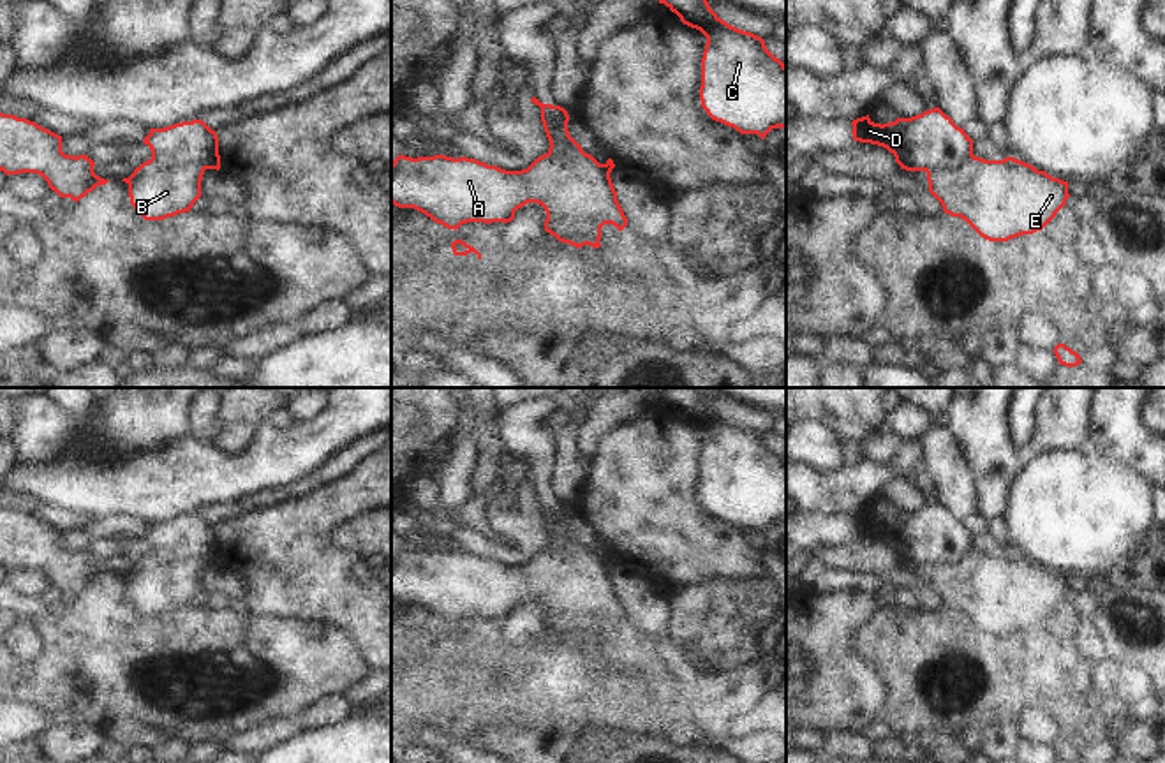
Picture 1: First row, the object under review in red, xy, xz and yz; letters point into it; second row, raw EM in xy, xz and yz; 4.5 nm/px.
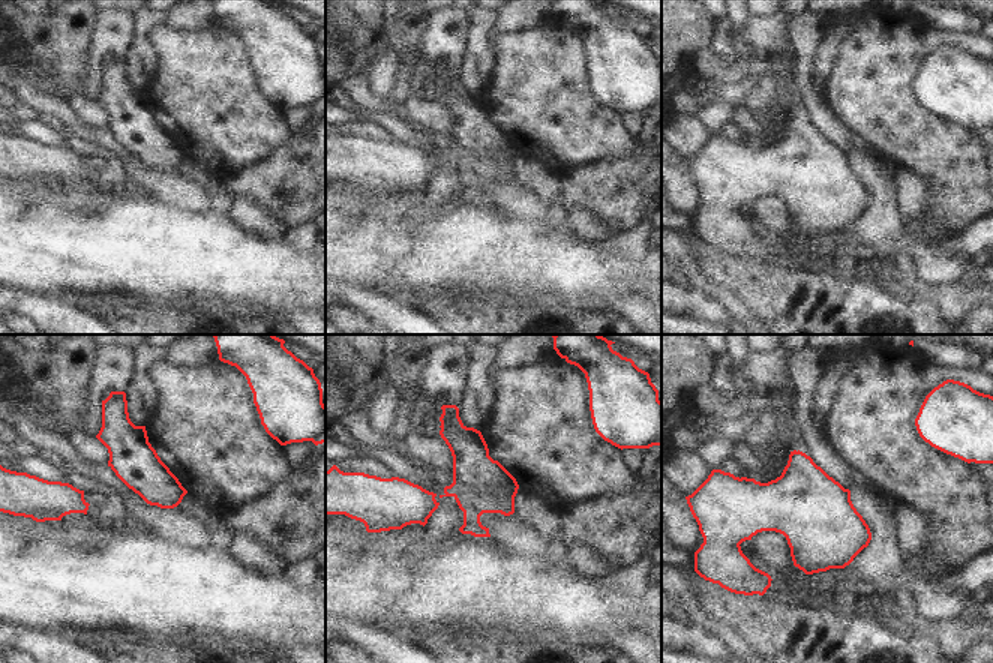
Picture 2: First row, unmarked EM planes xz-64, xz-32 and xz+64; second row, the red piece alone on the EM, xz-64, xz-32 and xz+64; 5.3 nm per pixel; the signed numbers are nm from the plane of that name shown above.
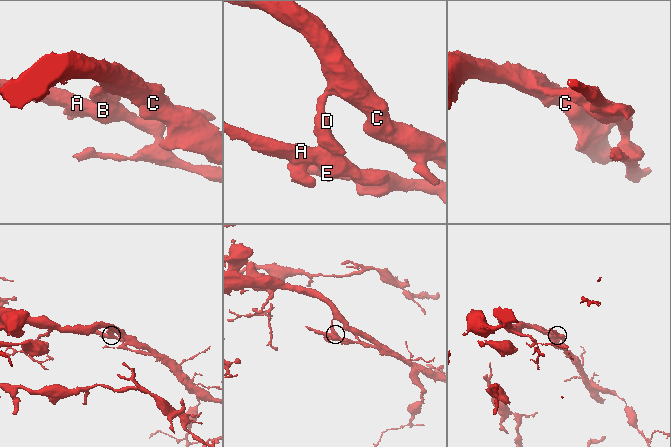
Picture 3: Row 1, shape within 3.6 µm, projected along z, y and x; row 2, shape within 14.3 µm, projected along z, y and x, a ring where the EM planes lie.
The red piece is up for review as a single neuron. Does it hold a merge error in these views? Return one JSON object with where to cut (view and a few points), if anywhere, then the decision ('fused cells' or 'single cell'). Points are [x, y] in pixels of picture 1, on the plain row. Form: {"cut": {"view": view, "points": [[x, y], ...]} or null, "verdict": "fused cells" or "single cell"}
{"cut": {"view": "xz", "points": [[549, 547], [564, 557], [573, 548], [582, 548], [608, 570]]}, "verdict": "fused cells"}

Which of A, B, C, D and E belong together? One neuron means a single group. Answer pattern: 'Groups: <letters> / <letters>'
Groups: A B E / C D

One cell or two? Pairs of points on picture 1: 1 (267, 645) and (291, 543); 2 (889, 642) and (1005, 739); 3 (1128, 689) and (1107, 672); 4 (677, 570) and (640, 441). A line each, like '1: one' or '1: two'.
1: two
2: two
3: one
4: one

